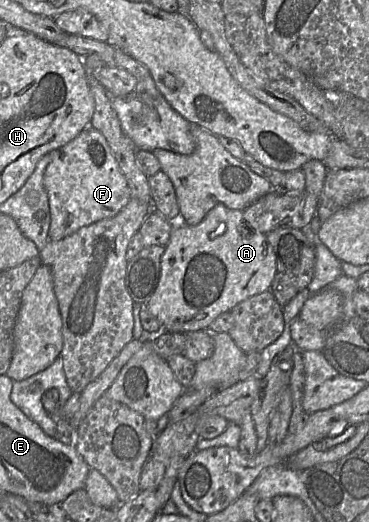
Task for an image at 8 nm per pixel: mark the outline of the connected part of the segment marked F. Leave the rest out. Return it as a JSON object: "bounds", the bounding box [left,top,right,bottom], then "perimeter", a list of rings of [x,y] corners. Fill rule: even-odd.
{"bounds":[43,126,131,239],"perimeter":[[[88,126],[63,147],[50,152],[51,160],[45,168],[43,186],[50,208],[49,239],[63,239],[81,227],[115,216],[131,198],[127,180],[121,172],[111,148],[101,132]]]}

